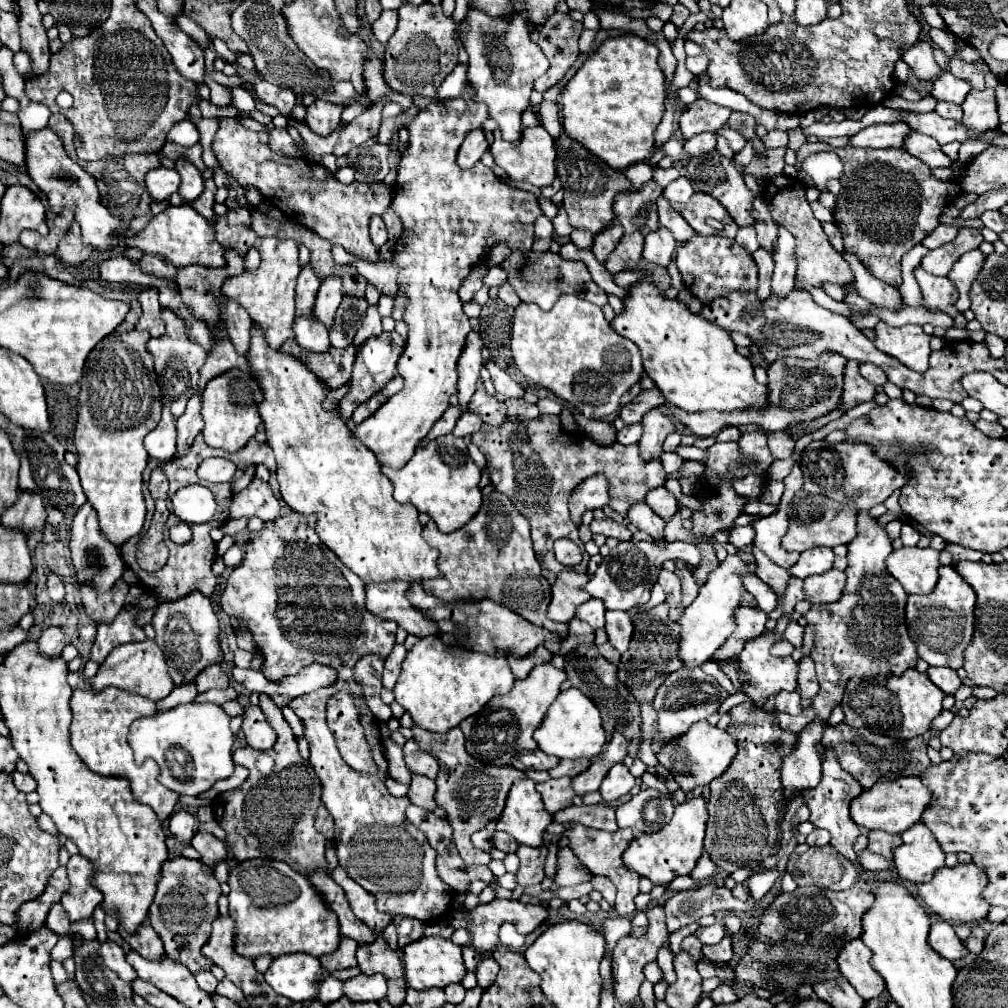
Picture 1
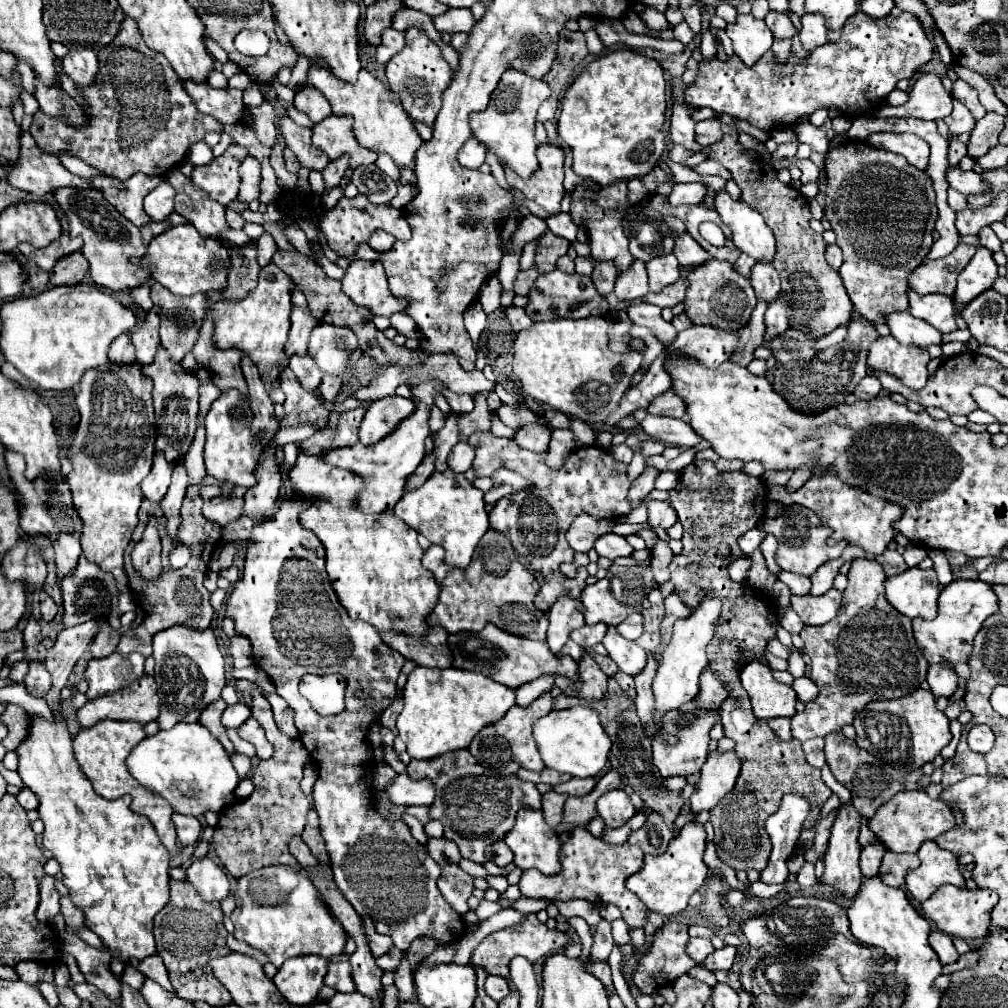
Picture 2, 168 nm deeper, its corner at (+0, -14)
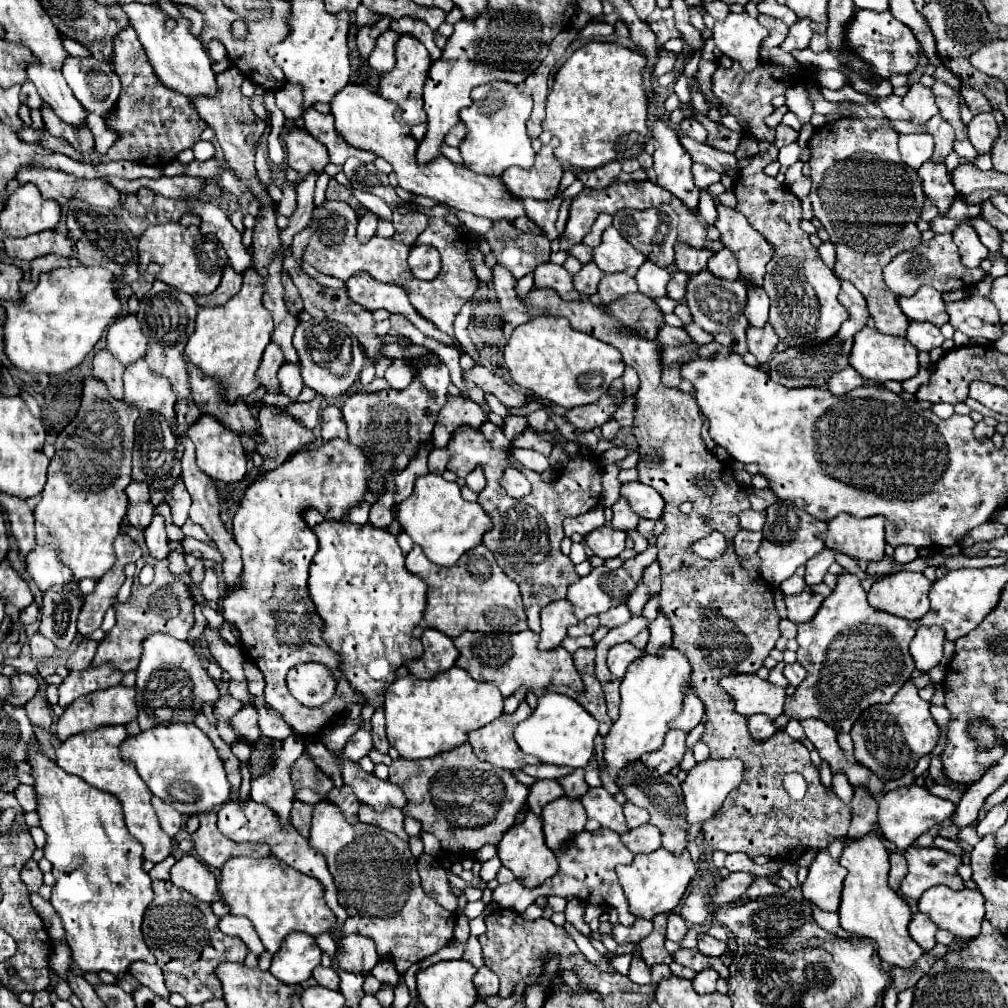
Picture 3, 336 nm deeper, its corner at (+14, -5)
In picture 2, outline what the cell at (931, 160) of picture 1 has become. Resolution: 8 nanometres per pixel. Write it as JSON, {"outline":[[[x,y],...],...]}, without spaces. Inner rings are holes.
{"outline":[[[949,167],[947,173],[945,173],[949,185],[957,191],[961,191],[963,195],[979,195],[979,193],[985,193],[989,187],[987,183],[983,181],[981,175],[977,175],[975,171],[961,171],[959,167]]]}

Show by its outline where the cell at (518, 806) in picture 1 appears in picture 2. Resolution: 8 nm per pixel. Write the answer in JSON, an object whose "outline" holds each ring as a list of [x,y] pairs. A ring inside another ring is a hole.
{"outline":[[[519,809],[513,829],[505,835],[505,843],[513,851],[513,863],[519,869],[539,869],[545,875],[561,871],[559,837],[553,827],[547,827],[541,811]]]}

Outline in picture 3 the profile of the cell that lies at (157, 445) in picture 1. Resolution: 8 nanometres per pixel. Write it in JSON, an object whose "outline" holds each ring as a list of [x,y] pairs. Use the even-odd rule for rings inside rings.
{"outline":[[[131,482],[127,486],[127,496],[129,496],[129,510],[127,510],[129,524],[137,530],[145,530],[145,526],[149,526],[153,518],[153,506],[149,502],[147,484]]]}

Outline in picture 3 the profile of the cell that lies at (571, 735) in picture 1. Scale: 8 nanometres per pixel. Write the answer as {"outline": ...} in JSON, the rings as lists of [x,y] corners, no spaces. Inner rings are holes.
{"outline":[[[545,692],[539,698],[535,712],[515,728],[515,742],[525,754],[537,756],[545,764],[585,768],[593,756],[593,742],[597,736],[597,720],[573,698],[559,692]]]}

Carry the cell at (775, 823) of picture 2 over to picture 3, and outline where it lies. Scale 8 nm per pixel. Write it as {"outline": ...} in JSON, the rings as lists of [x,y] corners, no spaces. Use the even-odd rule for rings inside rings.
{"outline":[[[733,872],[727,878],[717,880],[717,884],[711,888],[711,906],[719,908],[723,904],[731,904],[741,898],[741,894],[749,888],[749,882],[753,880],[753,874],[747,872]]]}

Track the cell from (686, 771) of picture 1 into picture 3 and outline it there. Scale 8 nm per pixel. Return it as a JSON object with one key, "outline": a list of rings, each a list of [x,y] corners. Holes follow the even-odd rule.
{"outline":[[[709,758],[705,762],[699,762],[693,770],[689,770],[685,782],[681,784],[683,794],[685,794],[685,806],[687,806],[687,822],[703,824],[709,818],[713,818],[719,812],[719,808],[723,806],[729,792],[739,786],[741,778],[743,778],[743,762],[739,758],[729,758],[729,760],[711,760]]]}

